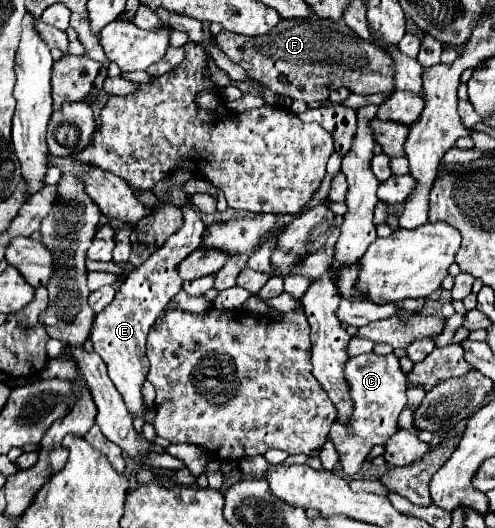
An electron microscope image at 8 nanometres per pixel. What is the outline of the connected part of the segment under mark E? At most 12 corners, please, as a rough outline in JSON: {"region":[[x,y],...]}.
{"region":[[200,212],[184,222],[112,304],[90,340],[132,418],[146,418],[146,336],[182,288],[178,264],[200,248]]}

